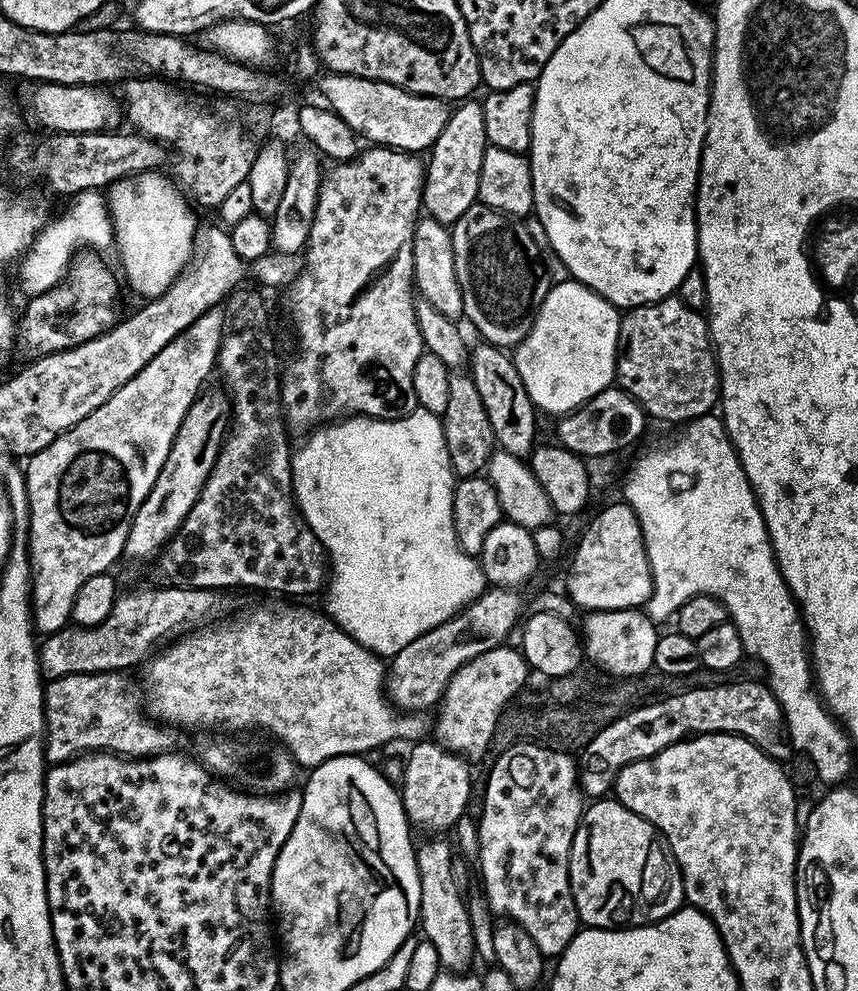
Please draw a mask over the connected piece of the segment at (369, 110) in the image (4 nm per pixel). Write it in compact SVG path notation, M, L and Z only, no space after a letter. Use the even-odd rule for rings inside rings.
M325 71L319 77L319 82L320 92L324 95L323 103L336 112L338 118L342 118L342 122L346 122L346 126L350 126L357 137L364 139L365 136L367 143L372 146L399 148L401 152L413 154L423 153L431 149L442 134L450 115L449 101L407 92L405 88L381 80Z

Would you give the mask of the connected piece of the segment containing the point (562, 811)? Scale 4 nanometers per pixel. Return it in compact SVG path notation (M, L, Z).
M535 742L516 744L495 759L488 772L480 829L476 832L480 839L480 880L484 883L484 896L500 918L521 924L526 934L538 942L545 957L556 958L576 937L580 924L568 877L568 855L586 807L585 801L580 801L582 788L578 783L578 764L569 753L557 752Z

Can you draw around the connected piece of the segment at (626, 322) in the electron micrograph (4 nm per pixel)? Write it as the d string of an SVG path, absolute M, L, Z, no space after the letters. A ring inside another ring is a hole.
M679 298L627 309L620 318L620 350L616 354L615 383L625 388L653 421L687 422L709 415L720 399L720 369L716 367L716 353L707 319L697 309L682 303Z

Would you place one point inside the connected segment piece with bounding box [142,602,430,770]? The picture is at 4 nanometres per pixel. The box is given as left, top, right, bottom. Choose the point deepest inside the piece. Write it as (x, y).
(293, 673)

